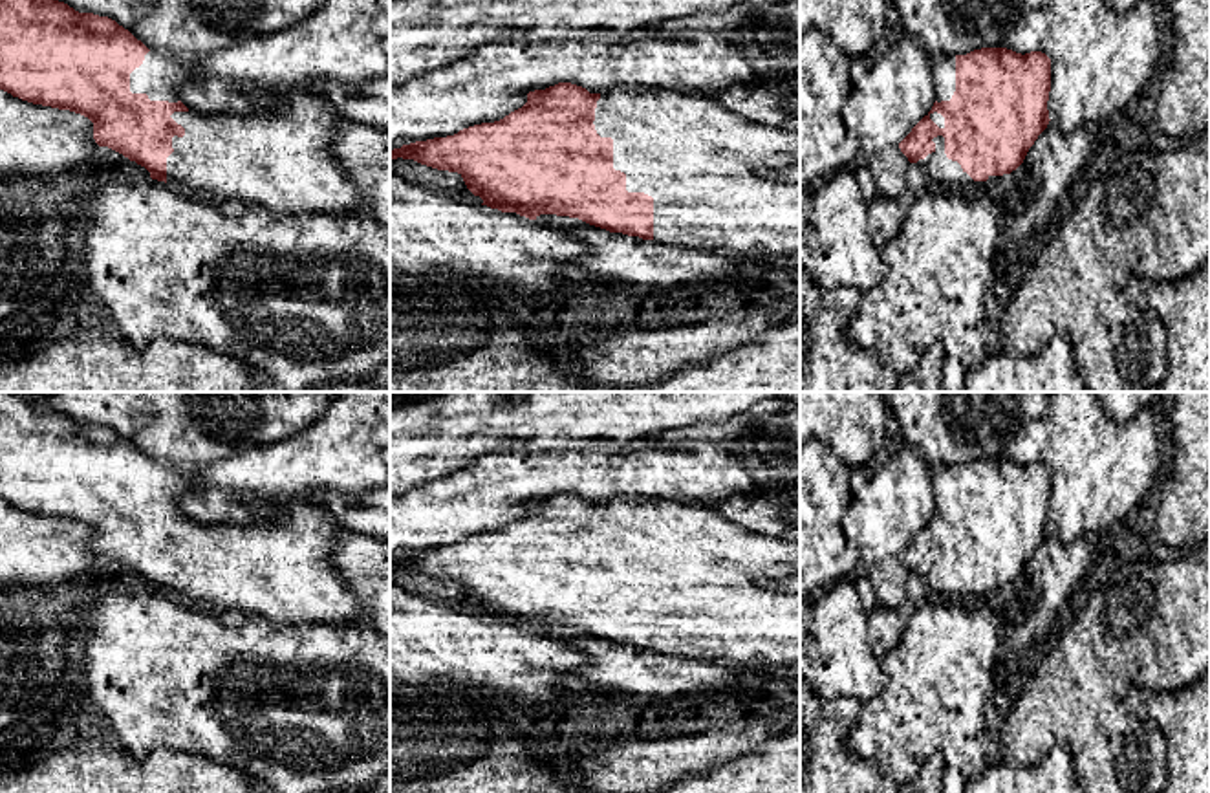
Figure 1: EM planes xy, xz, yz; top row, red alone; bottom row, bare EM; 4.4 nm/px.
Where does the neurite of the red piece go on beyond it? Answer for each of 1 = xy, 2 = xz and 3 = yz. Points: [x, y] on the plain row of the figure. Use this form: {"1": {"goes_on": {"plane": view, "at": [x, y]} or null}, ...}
{"1": {"goes_on": {"plane": "xy", "at": [279, 568]}}, "2": {"goes_on": {"plane": "xz", "at": [707, 579]}}, "3": {"goes_on": {"plane": "yz", "at": [947, 585]}}}

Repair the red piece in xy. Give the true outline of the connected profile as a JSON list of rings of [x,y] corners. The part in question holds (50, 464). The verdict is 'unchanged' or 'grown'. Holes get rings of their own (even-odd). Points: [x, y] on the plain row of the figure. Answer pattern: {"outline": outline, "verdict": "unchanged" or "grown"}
{"outline": [[[0,392],[0,500],[33,515],[88,527],[99,557],[108,557],[145,577],[152,590],[205,610],[240,612],[276,625],[359,625],[362,621],[364,608],[330,559],[340,526],[328,509],[300,500],[273,507],[262,500],[258,507],[265,516],[256,522],[198,524],[179,511],[179,500],[190,483],[190,469],[148,460],[108,427],[79,423],[48,405],[29,401],[24,392]]], "verdict": "grown"}

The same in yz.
{"outline": [[[981,458],[967,465],[932,469],[935,513],[899,553],[910,573],[921,575],[934,597],[957,603],[983,603],[989,593],[1016,581],[1038,546],[1049,535],[1051,469],[1042,462],[1016,463],[1007,458]]], "verdict": "grown"}

